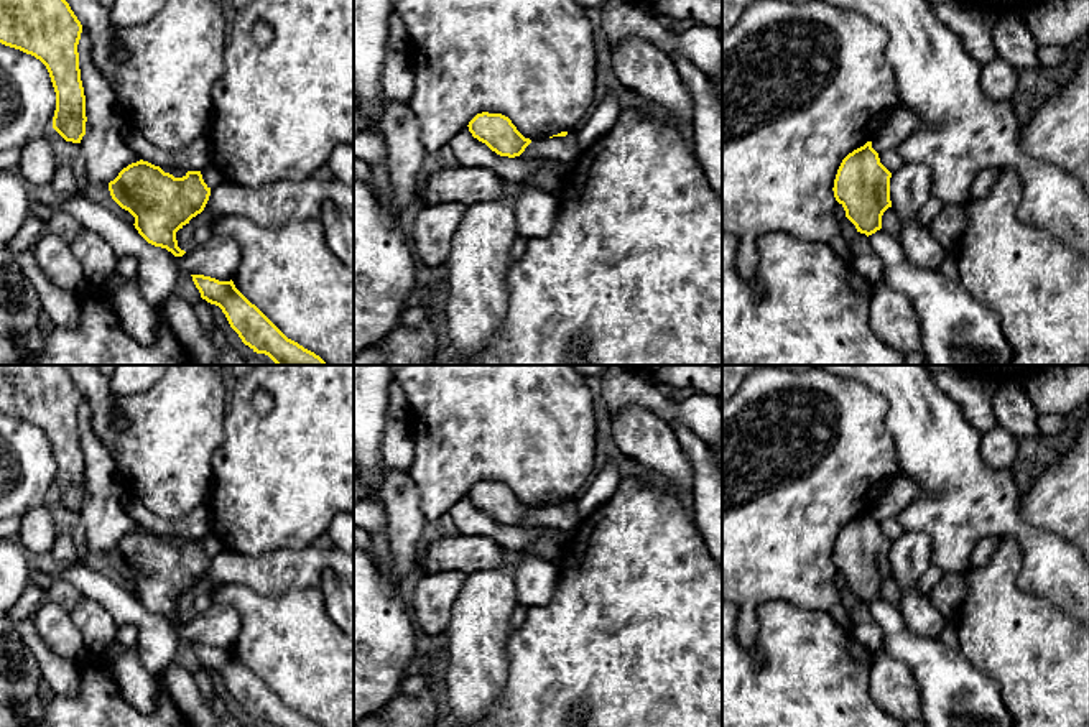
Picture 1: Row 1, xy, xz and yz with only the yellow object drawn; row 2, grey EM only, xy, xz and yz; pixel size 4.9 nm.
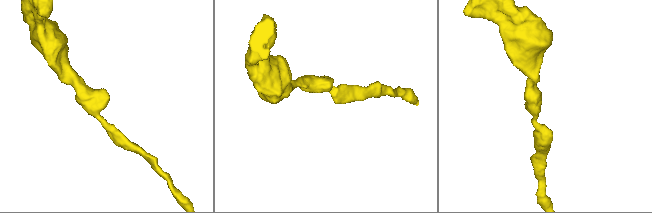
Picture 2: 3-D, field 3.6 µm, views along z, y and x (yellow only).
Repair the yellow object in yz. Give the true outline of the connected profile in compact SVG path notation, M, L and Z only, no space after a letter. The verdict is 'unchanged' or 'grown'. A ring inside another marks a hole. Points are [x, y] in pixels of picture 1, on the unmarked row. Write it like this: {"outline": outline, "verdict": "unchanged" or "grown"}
{"outline": "M872 510L849 521L837 538L834 566L857 600L867 605L882 597L882 584L892 576L890 546Z", "verdict": "unchanged"}

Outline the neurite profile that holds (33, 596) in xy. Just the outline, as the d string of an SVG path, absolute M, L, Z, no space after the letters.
M30 582L23 590L16 604L8 612L8 617L15 622L31 618L35 612L44 604L48 589Z

